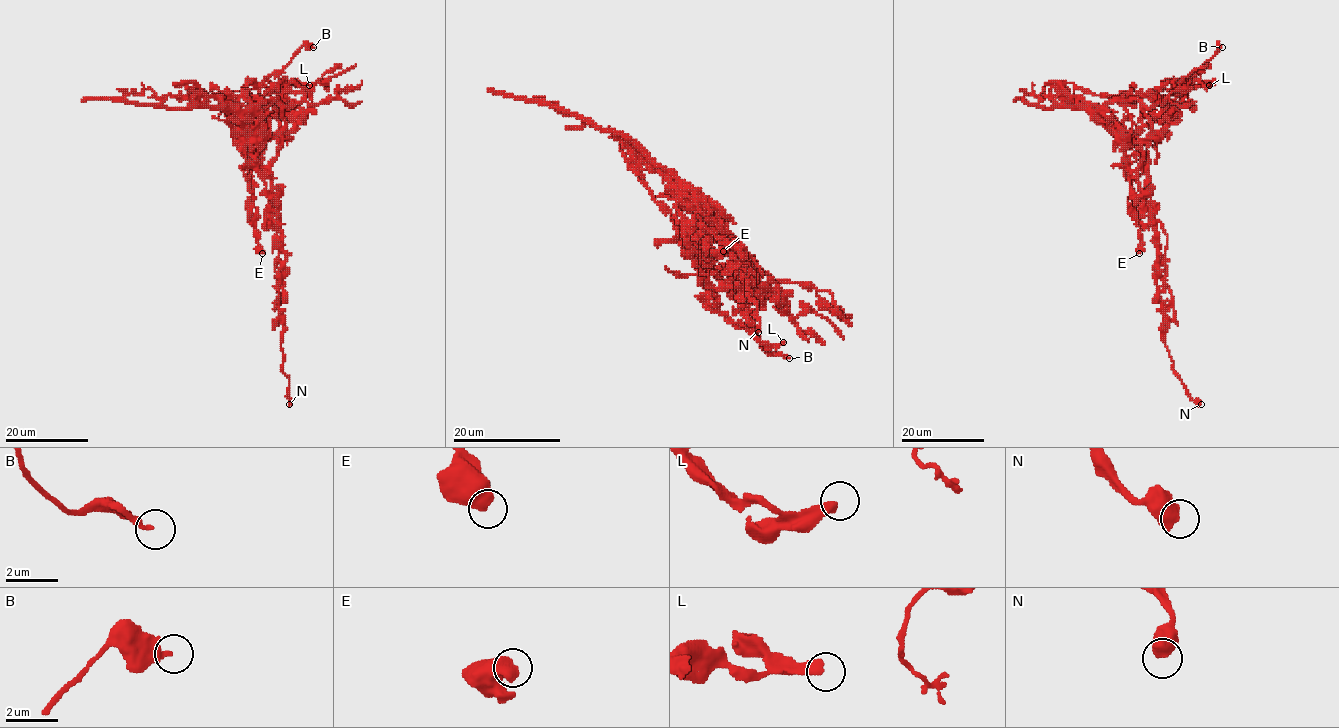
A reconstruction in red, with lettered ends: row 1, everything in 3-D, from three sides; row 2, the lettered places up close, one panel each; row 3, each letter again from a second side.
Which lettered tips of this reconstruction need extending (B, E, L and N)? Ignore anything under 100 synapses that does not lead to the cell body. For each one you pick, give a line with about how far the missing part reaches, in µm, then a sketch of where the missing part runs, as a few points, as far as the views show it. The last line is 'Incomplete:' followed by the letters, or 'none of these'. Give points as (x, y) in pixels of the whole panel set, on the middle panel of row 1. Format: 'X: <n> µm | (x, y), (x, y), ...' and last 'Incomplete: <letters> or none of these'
Incomplete: none of these

